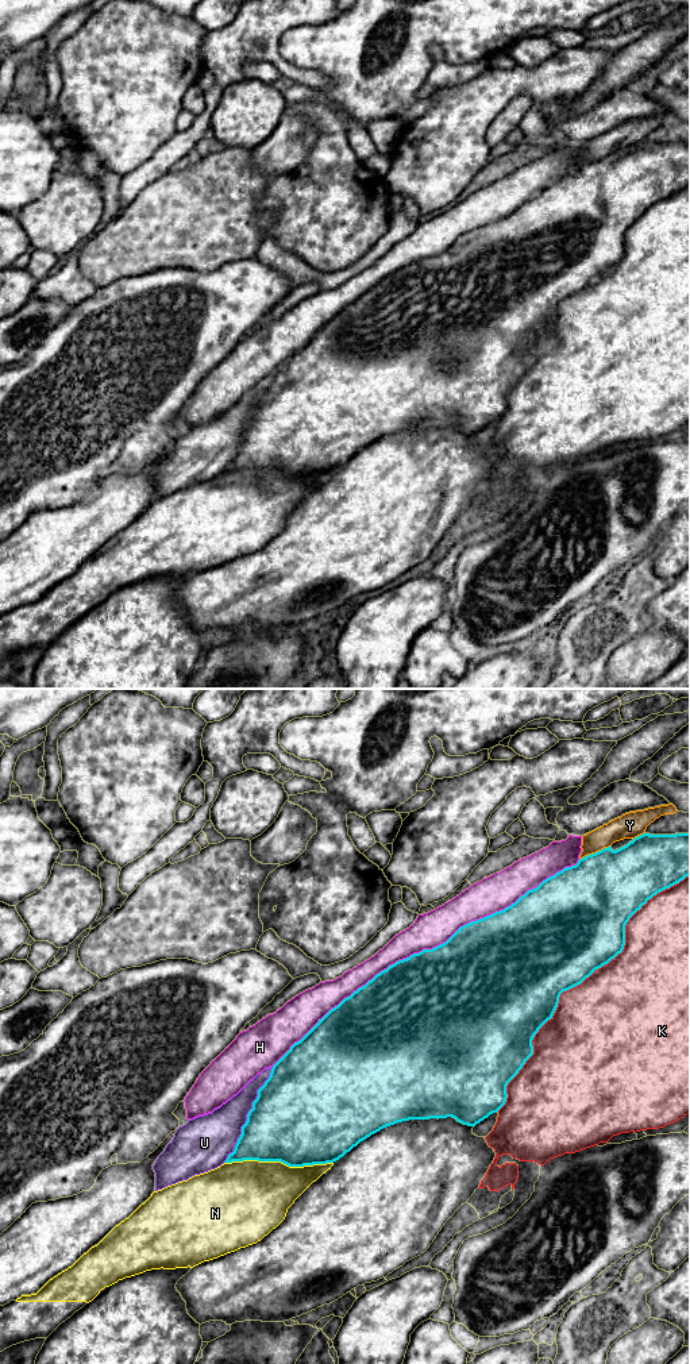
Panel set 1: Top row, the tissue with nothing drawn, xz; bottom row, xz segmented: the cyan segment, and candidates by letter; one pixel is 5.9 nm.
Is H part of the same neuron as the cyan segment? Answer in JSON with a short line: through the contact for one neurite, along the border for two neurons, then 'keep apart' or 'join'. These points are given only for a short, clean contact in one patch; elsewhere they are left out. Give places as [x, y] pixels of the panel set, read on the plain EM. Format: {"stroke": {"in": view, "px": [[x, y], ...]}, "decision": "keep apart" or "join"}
{"decision": "join"}

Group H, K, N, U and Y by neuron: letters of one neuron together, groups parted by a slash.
H / K / N U / Y

